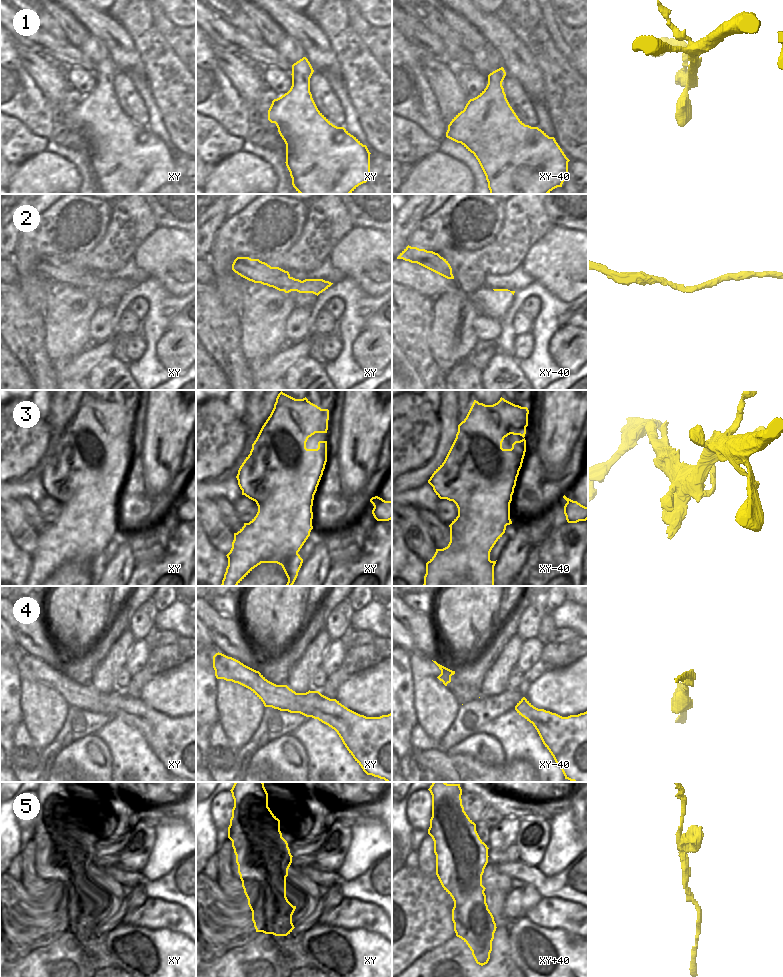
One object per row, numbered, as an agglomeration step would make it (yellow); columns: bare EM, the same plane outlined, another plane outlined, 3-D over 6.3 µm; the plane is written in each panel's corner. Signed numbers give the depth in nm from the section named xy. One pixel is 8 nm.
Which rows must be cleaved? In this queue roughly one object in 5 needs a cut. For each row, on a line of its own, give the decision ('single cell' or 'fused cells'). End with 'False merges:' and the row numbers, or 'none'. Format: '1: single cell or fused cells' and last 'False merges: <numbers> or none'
1: single cell
2: single cell
3: fused cells
4: single cell
5: single cell
False merges: 3

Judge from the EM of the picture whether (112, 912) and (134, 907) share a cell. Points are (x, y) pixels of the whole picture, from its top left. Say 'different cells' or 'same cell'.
different cells

